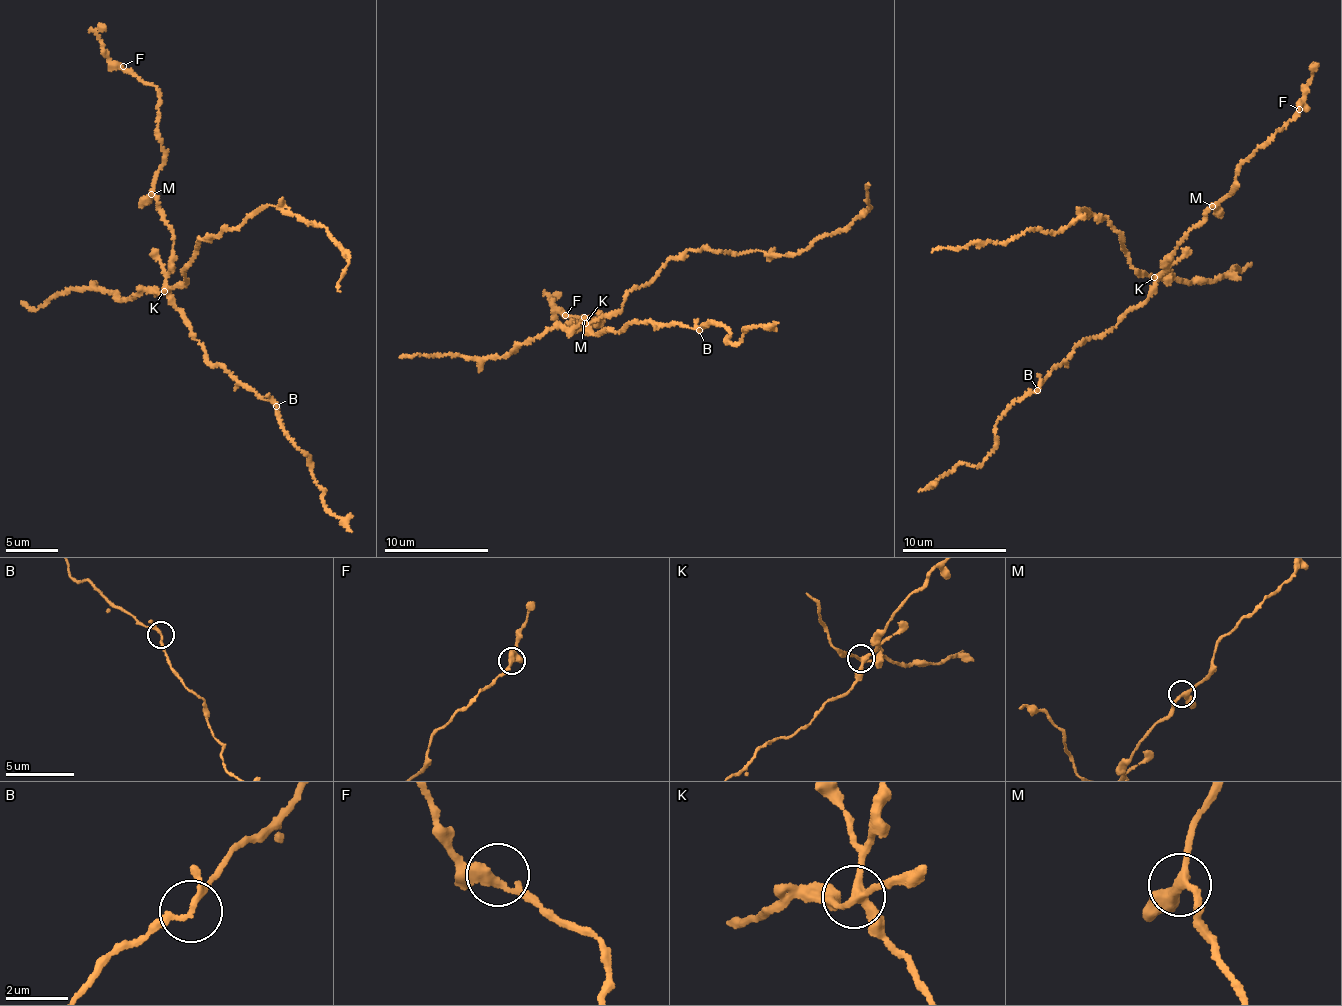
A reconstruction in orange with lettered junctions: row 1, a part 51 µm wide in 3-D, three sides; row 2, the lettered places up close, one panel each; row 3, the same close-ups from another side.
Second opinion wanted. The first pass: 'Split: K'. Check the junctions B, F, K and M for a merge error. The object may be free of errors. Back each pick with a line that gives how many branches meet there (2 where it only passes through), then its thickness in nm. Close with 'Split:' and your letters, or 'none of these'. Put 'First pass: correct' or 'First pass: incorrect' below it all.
K: 4 | 260 nm
Split: K
First pass: correct

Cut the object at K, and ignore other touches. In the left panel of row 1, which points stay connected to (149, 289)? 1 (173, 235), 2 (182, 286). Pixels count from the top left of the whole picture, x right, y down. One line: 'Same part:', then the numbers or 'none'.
Same part: 2

